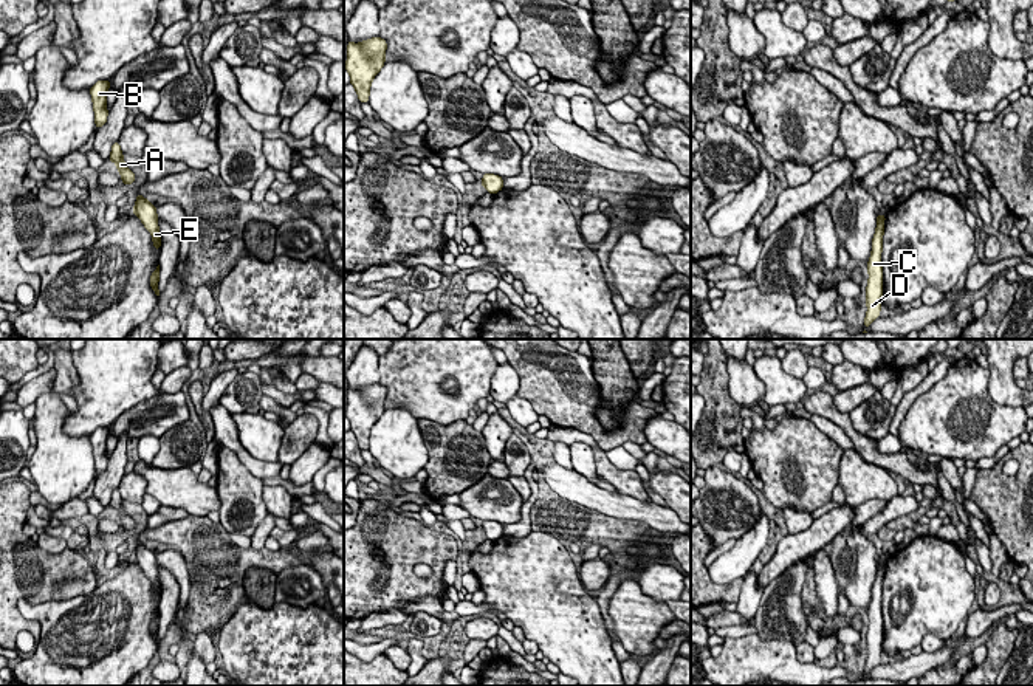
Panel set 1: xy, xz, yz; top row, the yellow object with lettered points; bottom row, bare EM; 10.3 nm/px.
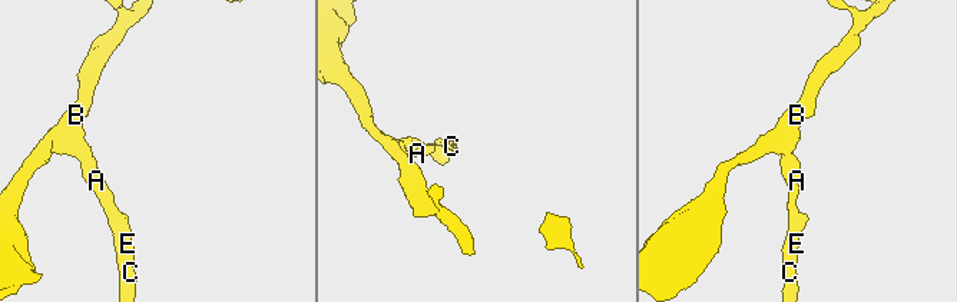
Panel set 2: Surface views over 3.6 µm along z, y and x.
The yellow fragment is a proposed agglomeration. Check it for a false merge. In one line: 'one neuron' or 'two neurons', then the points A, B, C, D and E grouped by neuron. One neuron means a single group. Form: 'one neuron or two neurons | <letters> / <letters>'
one neuron | A B C D E

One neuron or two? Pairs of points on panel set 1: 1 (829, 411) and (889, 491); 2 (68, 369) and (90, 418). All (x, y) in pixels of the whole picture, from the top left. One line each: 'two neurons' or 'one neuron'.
1: two neurons
2: two neurons

